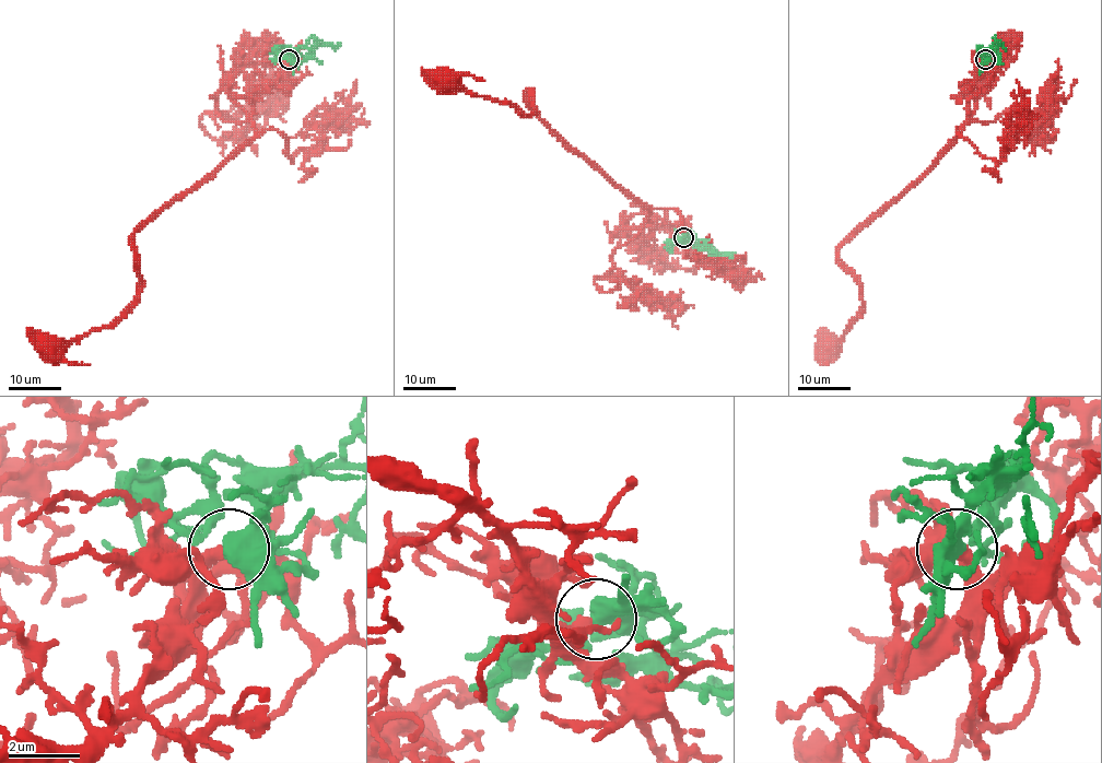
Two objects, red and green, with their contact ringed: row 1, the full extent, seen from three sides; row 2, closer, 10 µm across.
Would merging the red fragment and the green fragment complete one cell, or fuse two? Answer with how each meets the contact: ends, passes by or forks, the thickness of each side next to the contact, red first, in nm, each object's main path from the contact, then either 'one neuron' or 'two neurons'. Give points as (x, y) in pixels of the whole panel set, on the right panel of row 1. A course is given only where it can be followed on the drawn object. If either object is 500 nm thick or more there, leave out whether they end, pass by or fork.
red ends there; green forks there; 360 nm thick on the red side, 400 nm on the other; red runs (985, 59), (964, 92), (963, 128), (837, 250), (837, 261), (860, 285), (862, 310), (834, 349), (829, 342); green runs (985, 59), (985, 56), (1001, 44); one neuron

